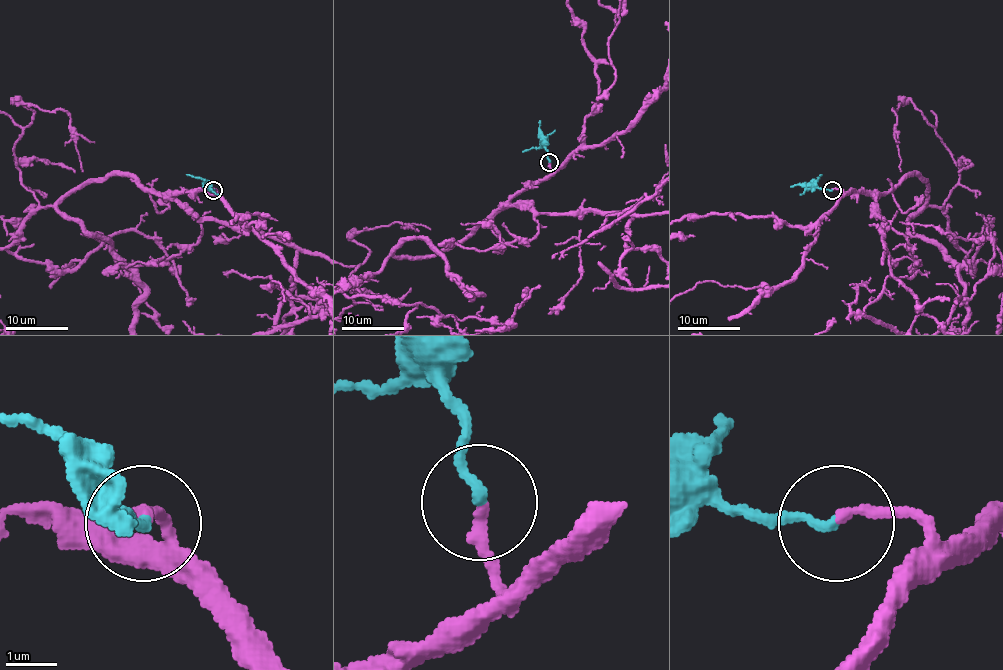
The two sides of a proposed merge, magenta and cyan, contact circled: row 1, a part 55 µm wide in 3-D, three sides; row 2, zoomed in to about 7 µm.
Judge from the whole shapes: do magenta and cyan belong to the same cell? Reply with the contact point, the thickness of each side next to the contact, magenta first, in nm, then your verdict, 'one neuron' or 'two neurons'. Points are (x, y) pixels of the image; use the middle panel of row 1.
place (549, 162); calibres 220 and 190 nm; one neuron

